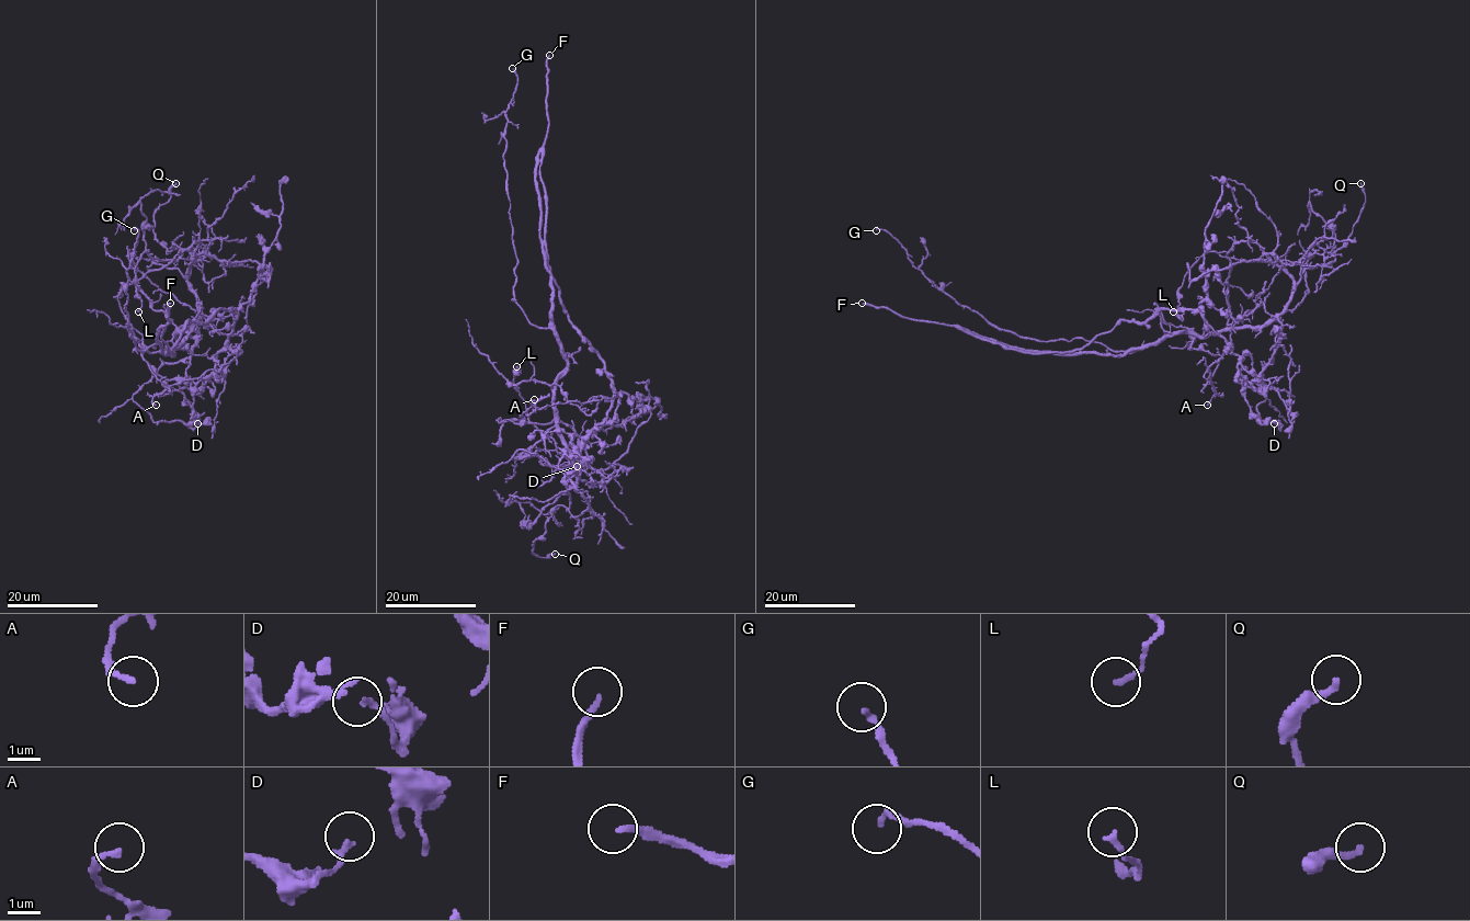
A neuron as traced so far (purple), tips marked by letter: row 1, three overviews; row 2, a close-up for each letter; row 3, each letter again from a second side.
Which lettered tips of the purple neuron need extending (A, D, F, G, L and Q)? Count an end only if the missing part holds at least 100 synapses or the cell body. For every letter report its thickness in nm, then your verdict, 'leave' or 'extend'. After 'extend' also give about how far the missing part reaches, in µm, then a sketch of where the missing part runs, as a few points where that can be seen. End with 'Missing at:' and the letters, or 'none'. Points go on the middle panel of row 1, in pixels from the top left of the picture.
A: 180 nm thick; leave
D: 170 nm thick; leave
F: 180 nm thick; extend; about 60 µm are missing
G: 150 nm thick; leave
L: 160 nm thick; leave
Q: 200 nm thick; leave
Missing at: F

